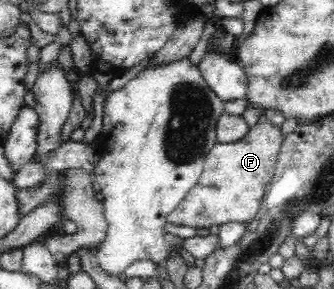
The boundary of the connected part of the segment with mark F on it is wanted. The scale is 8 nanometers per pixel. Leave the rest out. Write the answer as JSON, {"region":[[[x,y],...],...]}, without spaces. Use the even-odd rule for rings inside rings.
{"region":[[[261,111],[260,122],[249,127],[243,138],[231,143],[215,142],[208,152],[204,170],[196,184],[166,218],[166,222],[180,226],[210,228],[226,223],[248,223],[260,210],[264,193],[272,180],[284,136],[269,123],[267,112]]]}

